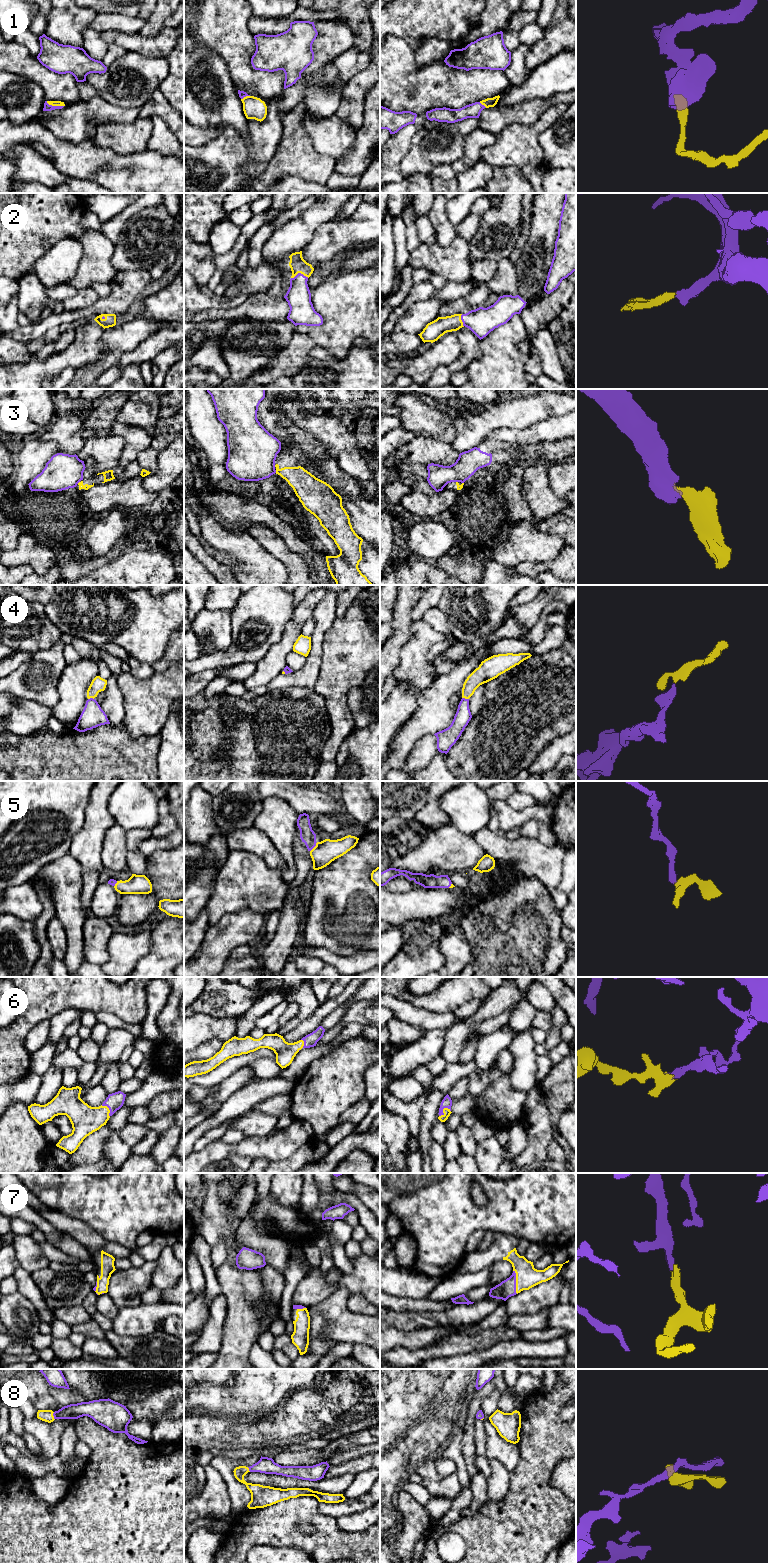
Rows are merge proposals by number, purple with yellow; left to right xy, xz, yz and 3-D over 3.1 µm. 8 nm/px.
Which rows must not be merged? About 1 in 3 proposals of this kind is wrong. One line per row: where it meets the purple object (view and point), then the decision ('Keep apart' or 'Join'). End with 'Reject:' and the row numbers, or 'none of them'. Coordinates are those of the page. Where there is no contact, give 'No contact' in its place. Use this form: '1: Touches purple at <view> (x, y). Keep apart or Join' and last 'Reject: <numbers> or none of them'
1: Touches purple at xy (55, 106). Join
2: Touches purple at xz (299, 273). Join
3: Touches purple at xz (275, 471). Keep apart
4: Touches purple at yz (464, 698). Join
5: Touches purple at xz (314, 846). Join
6: Touches purple at yz (442, 1110). Join
7: Touches purple at yz (515, 1282). Join
8: Touches purple at xy (53, 1415). Join
Reject: 3

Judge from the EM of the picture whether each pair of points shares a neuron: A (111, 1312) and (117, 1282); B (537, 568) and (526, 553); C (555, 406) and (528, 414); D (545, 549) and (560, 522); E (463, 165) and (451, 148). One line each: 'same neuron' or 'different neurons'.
A: different neurons
B: different neurons
C: same neuron
D: different neurons
E: different neurons

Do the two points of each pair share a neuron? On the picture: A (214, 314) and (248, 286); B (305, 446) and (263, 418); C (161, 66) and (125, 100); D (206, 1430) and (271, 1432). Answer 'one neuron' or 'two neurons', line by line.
A: two neurons
B: one neuron
C: one neuron
D: one neuron

